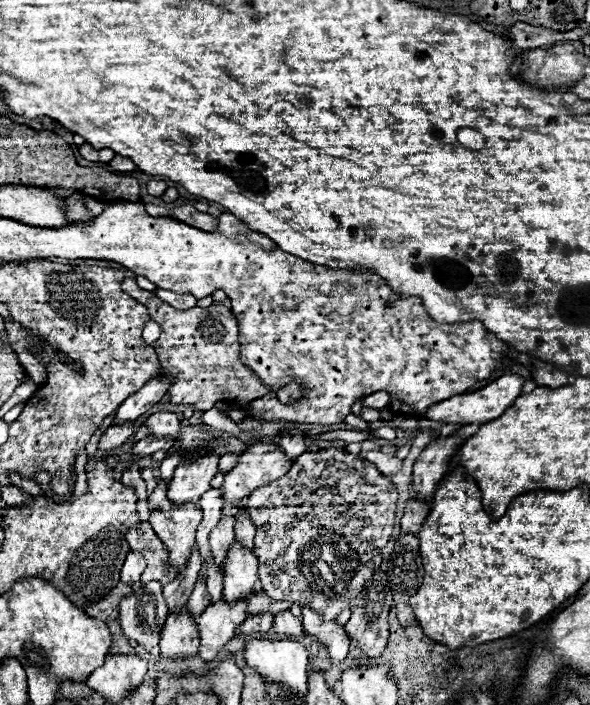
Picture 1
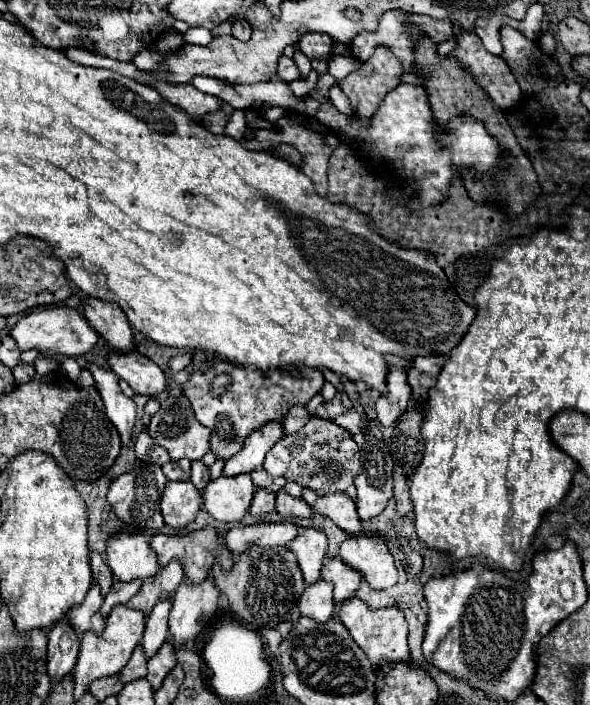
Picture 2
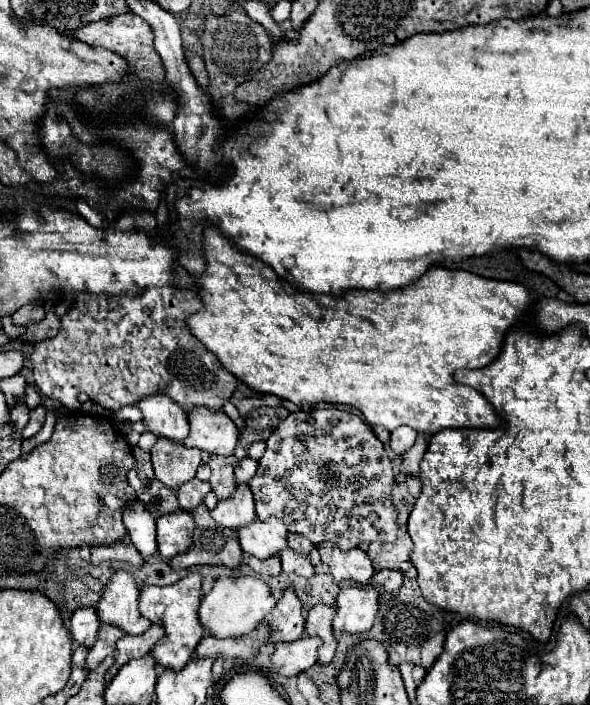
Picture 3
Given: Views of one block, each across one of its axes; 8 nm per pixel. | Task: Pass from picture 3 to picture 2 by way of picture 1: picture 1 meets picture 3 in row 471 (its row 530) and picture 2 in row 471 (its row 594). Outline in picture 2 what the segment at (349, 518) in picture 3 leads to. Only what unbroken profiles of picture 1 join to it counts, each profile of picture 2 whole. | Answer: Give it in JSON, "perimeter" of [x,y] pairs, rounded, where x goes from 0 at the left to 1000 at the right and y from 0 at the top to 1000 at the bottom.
{"perimeter":[[[529,590],[525,599],[498,613],[485,616],[447,650],[447,667],[458,675],[485,675],[519,692],[553,698],[583,698],[610,664],[610,635],[597,624],[593,613],[569,604],[559,596],[546,596]]]}

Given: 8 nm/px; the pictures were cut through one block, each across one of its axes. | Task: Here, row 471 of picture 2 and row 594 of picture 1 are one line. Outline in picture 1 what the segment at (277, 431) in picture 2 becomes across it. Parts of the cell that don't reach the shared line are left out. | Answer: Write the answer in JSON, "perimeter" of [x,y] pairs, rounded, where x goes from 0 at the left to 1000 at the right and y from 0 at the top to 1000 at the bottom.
{"perimeter":[[[397,772],[383,789],[380,800],[380,854],[400,857],[407,851],[420,851],[437,826],[437,791],[427,780]]]}

